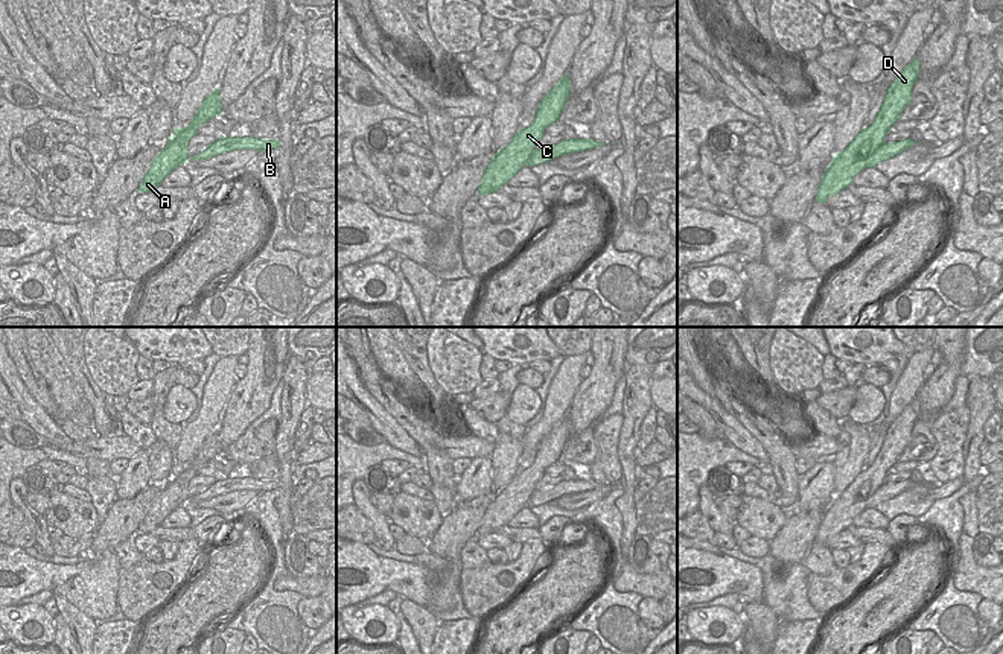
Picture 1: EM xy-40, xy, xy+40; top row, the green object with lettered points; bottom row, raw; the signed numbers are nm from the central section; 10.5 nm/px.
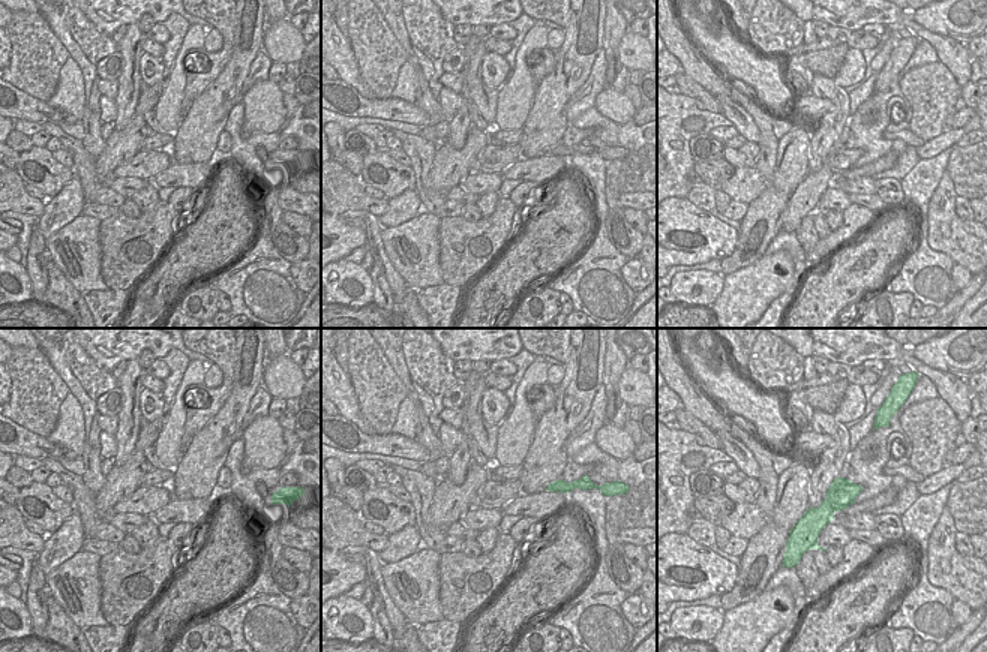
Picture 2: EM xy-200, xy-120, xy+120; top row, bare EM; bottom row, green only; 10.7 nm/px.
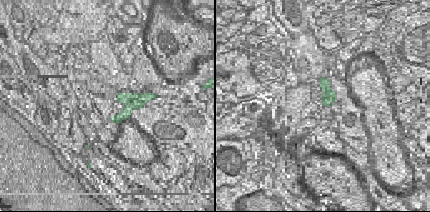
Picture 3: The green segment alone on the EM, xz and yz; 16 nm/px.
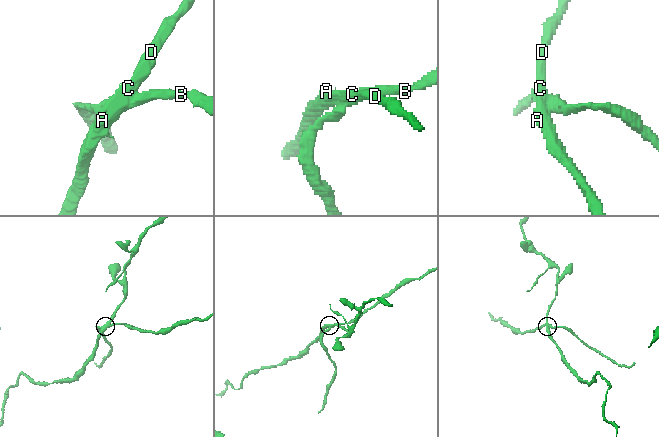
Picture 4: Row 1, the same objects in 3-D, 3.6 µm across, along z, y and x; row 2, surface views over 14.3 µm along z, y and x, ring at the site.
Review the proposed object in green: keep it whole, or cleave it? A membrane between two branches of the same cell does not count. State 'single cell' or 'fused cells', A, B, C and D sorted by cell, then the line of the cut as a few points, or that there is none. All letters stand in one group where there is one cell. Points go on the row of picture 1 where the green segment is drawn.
fused cells; A C D / B; cut in xy+40 along (883, 142), (865, 166)

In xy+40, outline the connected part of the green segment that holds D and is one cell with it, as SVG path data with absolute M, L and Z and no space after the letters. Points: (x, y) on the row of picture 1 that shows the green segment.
M916 56L889 85L883 105L869 128L863 128L845 151L836 154L817 189L816 201L825 204L828 198L849 187L866 167L866 161L884 143L889 129L900 120L912 100L912 90L919 78Z

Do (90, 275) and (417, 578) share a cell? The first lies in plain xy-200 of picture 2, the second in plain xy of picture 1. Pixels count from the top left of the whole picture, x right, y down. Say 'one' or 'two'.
one

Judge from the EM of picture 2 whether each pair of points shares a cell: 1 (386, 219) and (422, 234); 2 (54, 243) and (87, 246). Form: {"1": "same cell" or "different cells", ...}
{"1": "different cells", "2": "same cell"}

